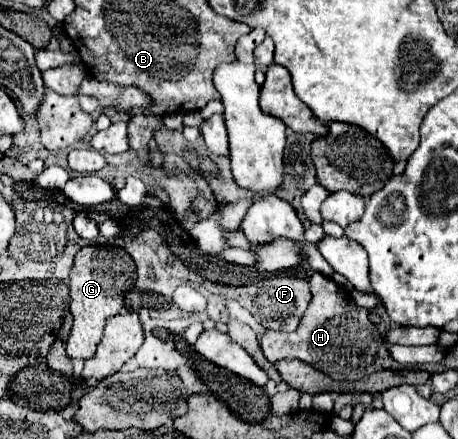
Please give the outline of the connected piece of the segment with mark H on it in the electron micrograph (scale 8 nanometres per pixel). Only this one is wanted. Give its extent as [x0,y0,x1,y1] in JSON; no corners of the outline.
[260,273,398,381]

